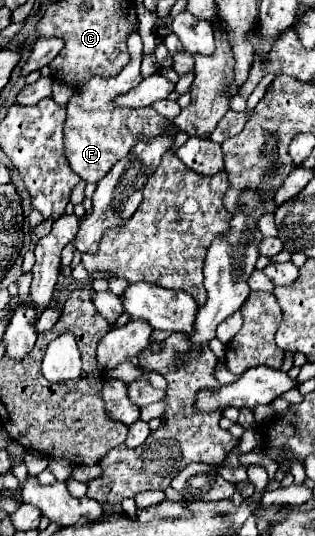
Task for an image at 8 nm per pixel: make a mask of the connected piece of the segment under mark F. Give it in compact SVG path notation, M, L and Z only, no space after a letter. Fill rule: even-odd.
M131 32L127 38L131 62L113 78L93 78L83 88L74 92L71 102L66 104L66 120L64 126L64 150L67 150L67 160L71 168L85 180L85 182L99 182L111 166L123 158L131 148L139 134L145 138L157 134L161 126L167 126L169 120L161 118L153 108L115 108L111 100L117 94L125 94L141 82L139 66L143 60L143 42L139 32ZM85 106L85 108L79 108ZM95 106L95 112L93 112Z

